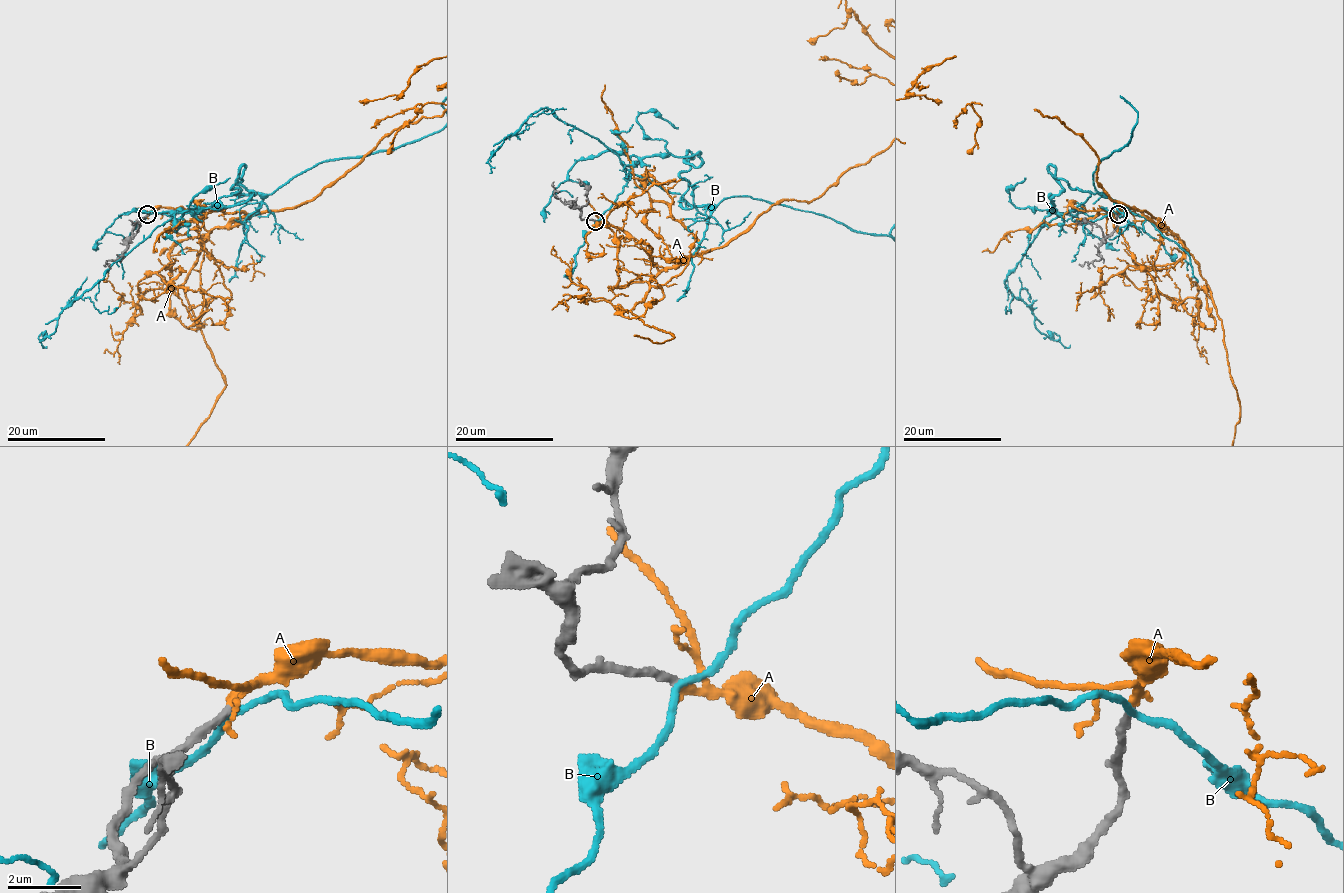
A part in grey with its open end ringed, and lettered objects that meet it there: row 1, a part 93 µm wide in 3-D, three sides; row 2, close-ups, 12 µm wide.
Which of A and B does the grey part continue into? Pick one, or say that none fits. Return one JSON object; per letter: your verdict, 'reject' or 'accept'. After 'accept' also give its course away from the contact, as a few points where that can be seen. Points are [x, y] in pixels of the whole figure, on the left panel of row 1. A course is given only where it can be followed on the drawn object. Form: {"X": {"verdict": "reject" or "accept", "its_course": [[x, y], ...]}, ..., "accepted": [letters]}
{"A": {"verdict": "accept"}, "B": {"verdict": "reject"}, "accepted": ["A"]}

